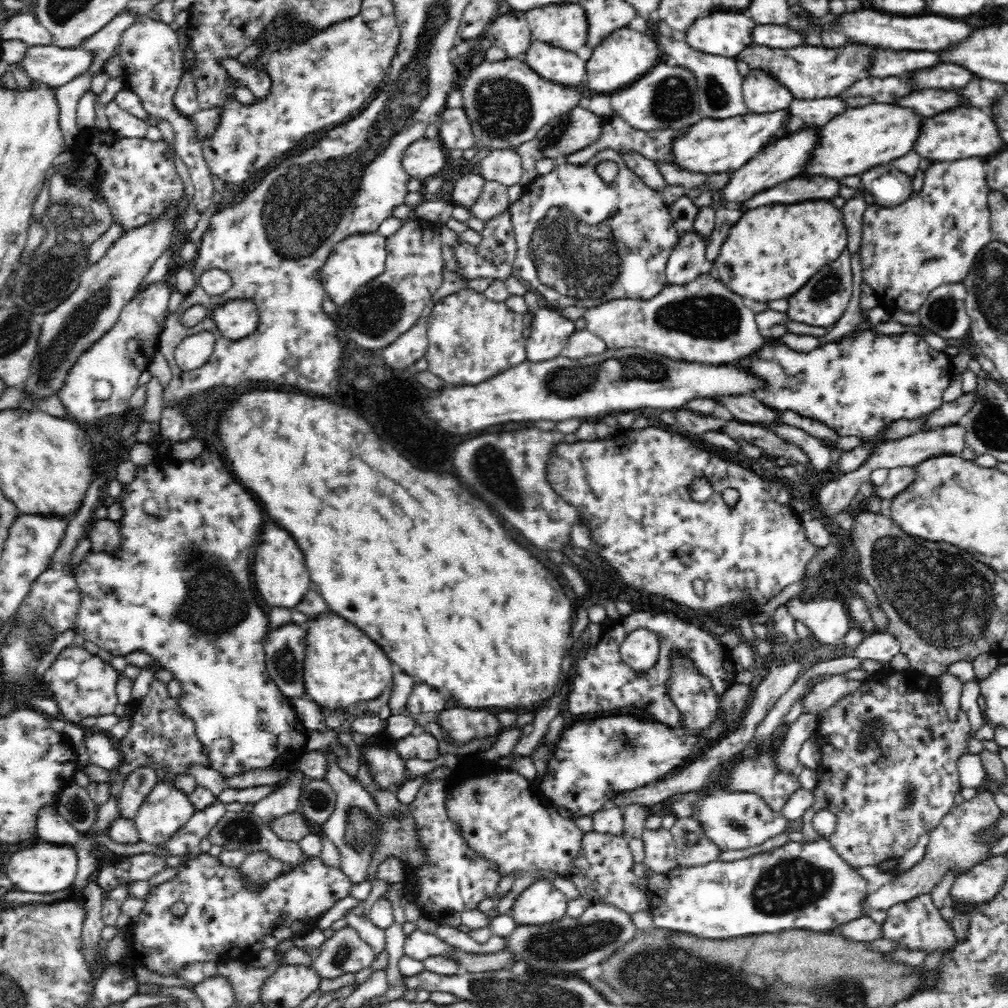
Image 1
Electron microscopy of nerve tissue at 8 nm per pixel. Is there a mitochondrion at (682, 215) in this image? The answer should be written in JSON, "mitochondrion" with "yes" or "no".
{"mitochondrion":"no"}

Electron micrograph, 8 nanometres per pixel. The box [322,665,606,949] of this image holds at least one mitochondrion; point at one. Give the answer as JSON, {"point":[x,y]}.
{"point":[360,830]}

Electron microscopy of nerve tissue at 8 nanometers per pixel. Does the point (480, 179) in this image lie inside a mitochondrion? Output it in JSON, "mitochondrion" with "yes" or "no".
{"mitochondrion":"no"}

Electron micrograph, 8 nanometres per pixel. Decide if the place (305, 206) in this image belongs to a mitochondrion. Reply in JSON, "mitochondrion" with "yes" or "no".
{"mitochondrion":"yes"}

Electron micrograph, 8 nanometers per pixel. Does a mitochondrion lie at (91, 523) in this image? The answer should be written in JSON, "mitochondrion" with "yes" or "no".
{"mitochondrion":"no"}

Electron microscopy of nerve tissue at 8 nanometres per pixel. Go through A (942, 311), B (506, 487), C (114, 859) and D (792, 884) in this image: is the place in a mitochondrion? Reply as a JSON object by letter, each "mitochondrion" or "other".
{"A":"mitochondrion","B":"mitochondrion","C":"other","D":"mitochondrion"}

